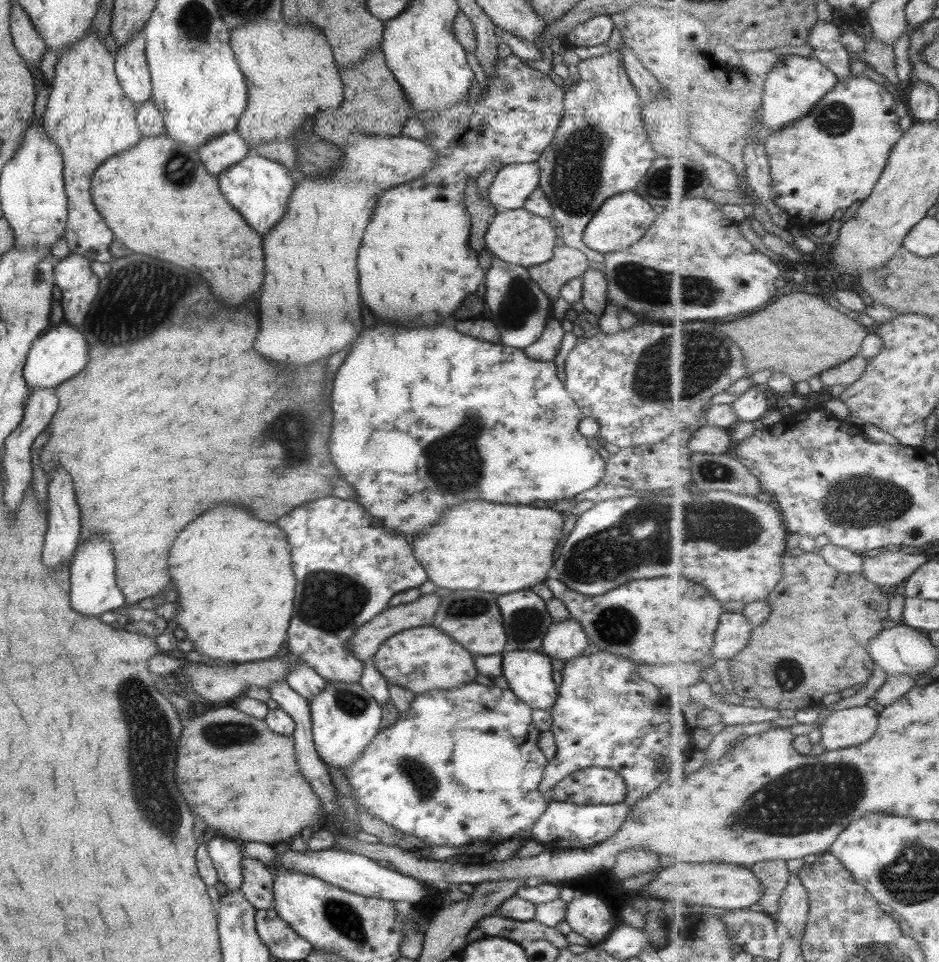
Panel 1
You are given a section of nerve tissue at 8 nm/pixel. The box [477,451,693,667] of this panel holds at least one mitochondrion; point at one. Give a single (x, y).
(614, 625)

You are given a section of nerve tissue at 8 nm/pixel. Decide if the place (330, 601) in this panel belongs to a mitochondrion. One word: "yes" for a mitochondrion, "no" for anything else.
yes

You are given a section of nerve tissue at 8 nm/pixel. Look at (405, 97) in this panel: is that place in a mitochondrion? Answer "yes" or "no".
no

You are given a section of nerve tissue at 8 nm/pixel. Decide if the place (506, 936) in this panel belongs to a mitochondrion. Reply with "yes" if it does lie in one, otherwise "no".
no

